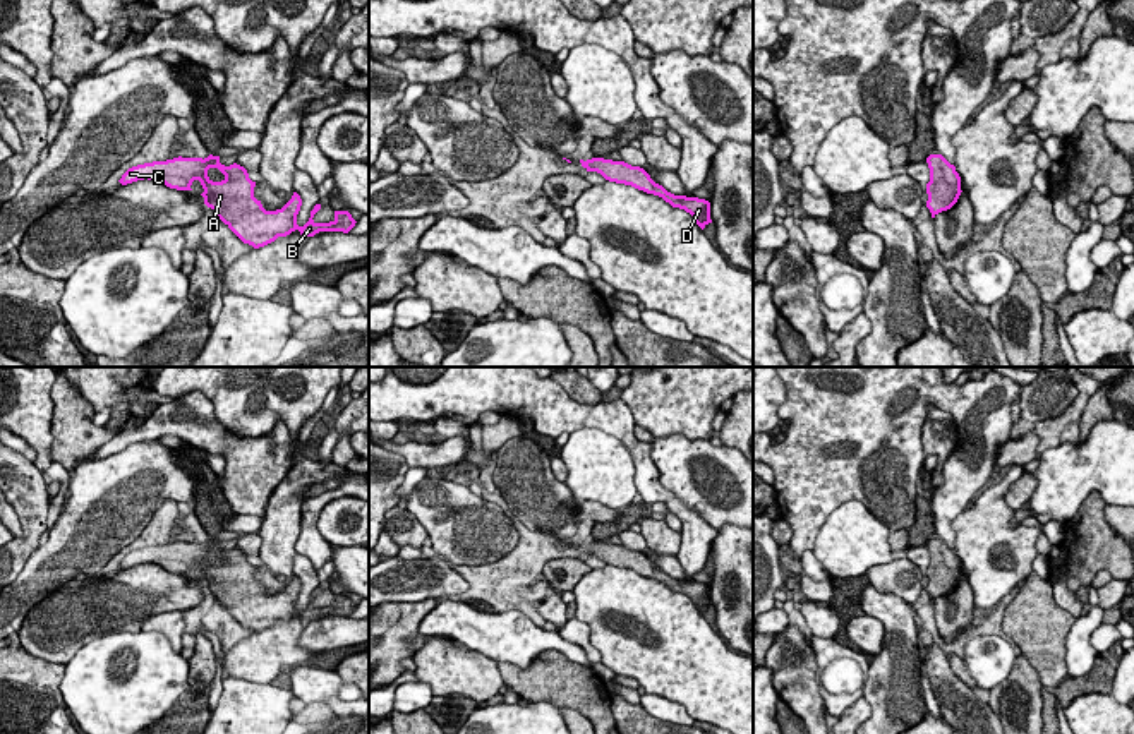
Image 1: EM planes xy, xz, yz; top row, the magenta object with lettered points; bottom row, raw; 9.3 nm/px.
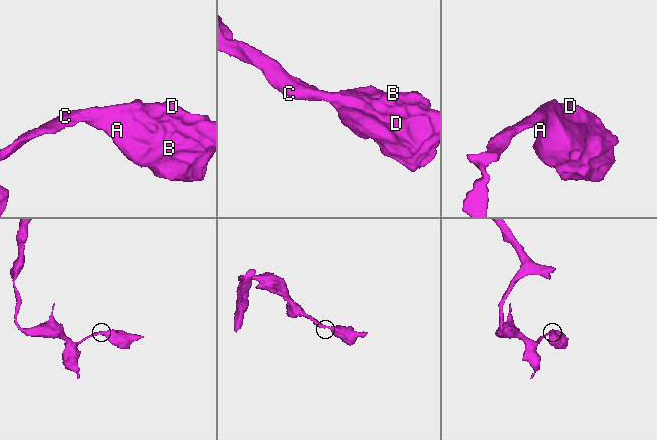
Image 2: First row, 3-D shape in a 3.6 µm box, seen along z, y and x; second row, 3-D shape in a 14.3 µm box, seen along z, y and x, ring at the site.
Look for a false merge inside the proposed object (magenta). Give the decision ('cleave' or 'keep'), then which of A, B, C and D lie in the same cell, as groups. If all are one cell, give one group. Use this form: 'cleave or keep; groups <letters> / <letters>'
keep; groups A B C D

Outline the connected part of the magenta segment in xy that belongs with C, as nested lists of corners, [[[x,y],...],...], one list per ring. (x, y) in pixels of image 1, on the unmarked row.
[[[209,538],[208,542],[173,542],[166,545],[153,545],[129,552],[118,564],[122,569],[137,566],[137,564],[158,564],[170,573],[177,575],[192,575],[190,569],[194,564],[199,564],[204,576],[204,588],[211,592],[216,600],[244,626],[254,633],[264,631],[274,626],[278,621],[287,621],[292,616],[299,614],[300,619],[314,621],[319,616],[343,616],[348,617],[355,611],[355,604],[348,595],[335,595],[335,604],[329,607],[316,607],[312,602],[321,593],[321,588],[316,588],[311,595],[311,602],[304,611],[297,609],[297,599],[302,590],[302,583],[293,576],[292,583],[276,595],[266,595],[254,581],[256,566],[249,563],[249,557],[244,550],[233,547],[225,550],[220,547],[220,540]]]

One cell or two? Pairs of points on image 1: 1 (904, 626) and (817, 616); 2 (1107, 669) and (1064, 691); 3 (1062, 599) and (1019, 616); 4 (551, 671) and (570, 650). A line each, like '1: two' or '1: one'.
1: two
2: one
3: two
4: two

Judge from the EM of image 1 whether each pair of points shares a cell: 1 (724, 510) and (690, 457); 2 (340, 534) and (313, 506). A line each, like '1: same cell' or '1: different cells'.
1: same cell
2: different cells

